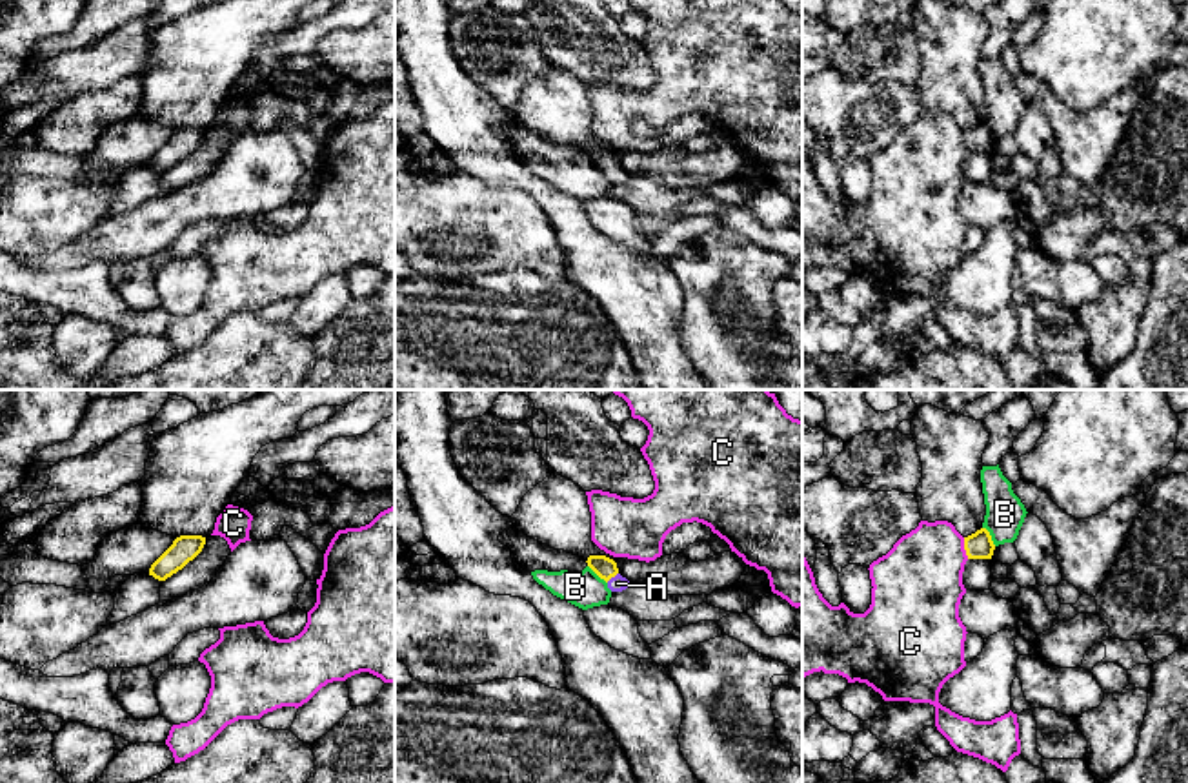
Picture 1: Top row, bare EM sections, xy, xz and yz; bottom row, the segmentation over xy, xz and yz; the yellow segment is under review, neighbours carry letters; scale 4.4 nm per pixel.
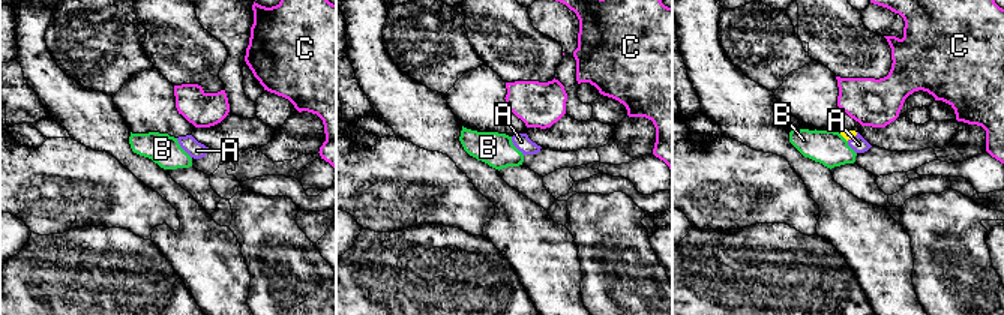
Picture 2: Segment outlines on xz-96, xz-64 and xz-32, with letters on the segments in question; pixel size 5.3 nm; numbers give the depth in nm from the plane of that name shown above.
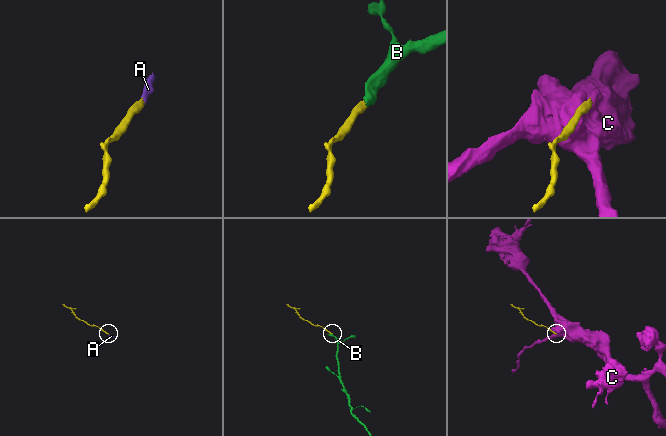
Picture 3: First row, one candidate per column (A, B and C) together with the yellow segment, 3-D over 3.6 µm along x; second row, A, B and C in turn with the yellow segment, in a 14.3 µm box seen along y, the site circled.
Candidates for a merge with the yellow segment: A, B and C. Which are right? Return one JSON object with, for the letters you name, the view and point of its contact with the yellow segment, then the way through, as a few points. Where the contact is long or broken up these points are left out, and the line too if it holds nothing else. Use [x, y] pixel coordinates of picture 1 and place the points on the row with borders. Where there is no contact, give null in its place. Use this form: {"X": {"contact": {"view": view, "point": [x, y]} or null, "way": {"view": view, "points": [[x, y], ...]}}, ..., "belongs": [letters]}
{"A": {"contact": {"view": "xz", "point": [612, 576]}, "way": {"view": "xz", "points": [[604, 567], [612, 576], [617, 583]]}}, "belongs": ["A"]}

